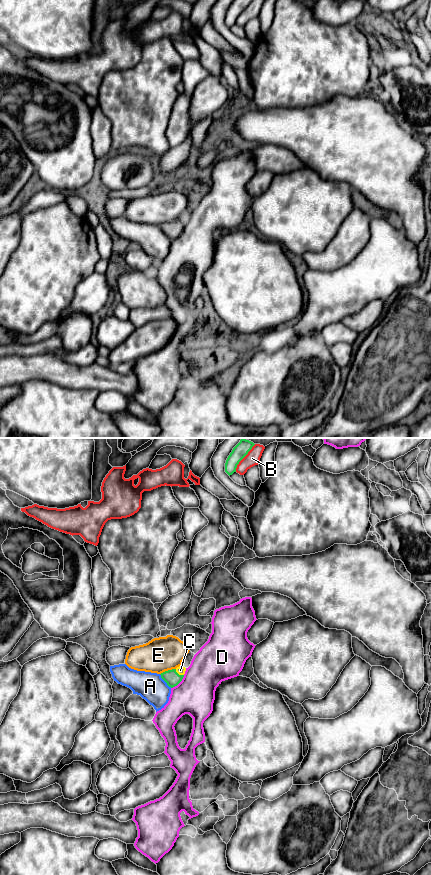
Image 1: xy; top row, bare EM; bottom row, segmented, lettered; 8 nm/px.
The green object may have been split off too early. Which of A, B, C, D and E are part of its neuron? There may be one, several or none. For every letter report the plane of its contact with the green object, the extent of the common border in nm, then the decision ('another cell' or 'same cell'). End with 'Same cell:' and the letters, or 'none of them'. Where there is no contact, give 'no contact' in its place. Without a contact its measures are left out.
A: contact in xy; length 150 nm; another cell
B: contact in xy; length 240 nm; another cell
C: contact in xy; length 90 nm; same cell
D: contact in xy; length 160 nm; another cell
E: contact in xy; length 140 nm; another cell
Same cell: C

